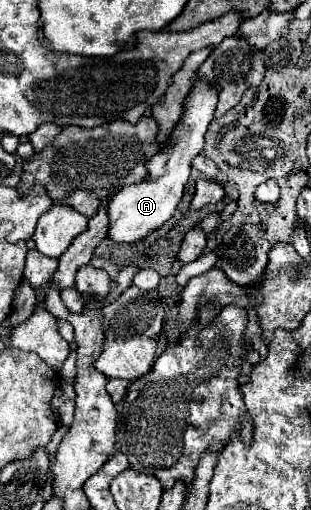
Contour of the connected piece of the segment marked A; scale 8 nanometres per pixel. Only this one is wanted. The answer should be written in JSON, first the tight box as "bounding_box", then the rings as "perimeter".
{"bounding_box":[108,83,218,243],"perimeter":[[[198,83],[194,91],[186,97],[184,105],[184,117],[176,125],[176,143],[168,149],[162,149],[156,157],[148,161],[150,175],[142,181],[142,185],[128,185],[120,193],[116,193],[108,205],[108,239],[114,243],[136,243],[138,239],[146,237],[154,229],[162,227],[172,213],[176,211],[184,187],[190,177],[190,161],[194,155],[202,151],[204,145],[204,133],[214,119],[214,109],[218,101],[218,89],[208,83]]]}

